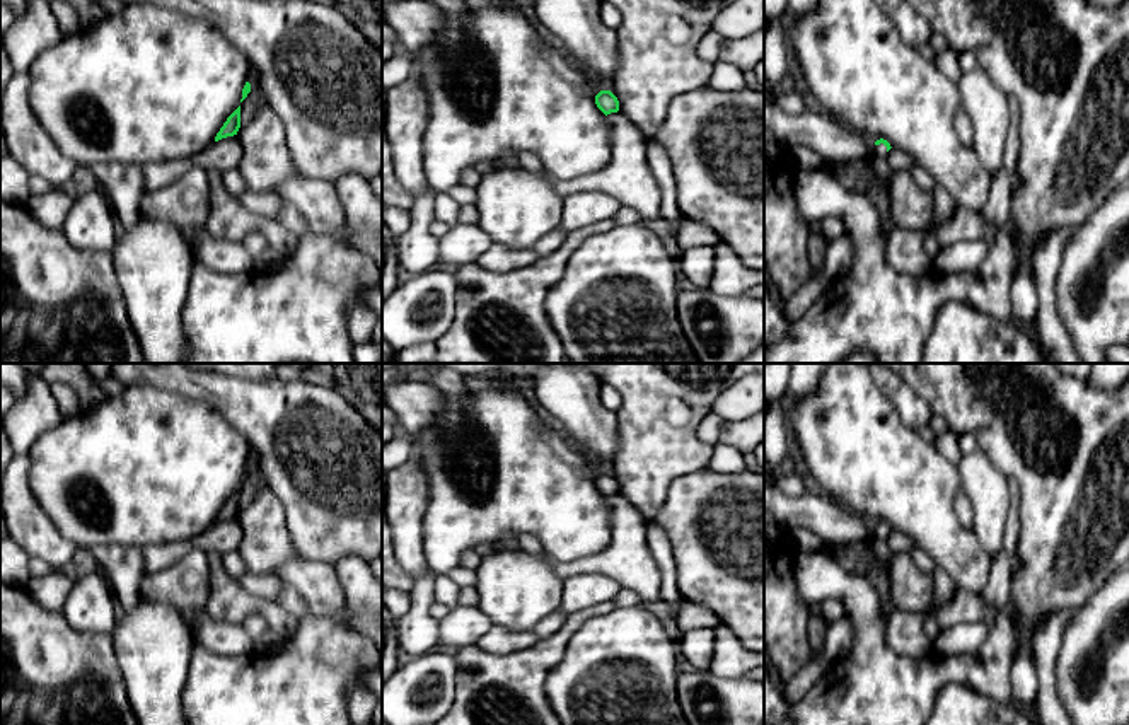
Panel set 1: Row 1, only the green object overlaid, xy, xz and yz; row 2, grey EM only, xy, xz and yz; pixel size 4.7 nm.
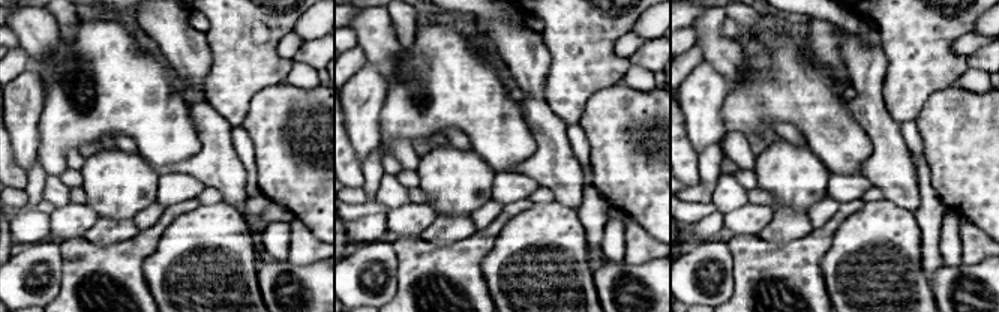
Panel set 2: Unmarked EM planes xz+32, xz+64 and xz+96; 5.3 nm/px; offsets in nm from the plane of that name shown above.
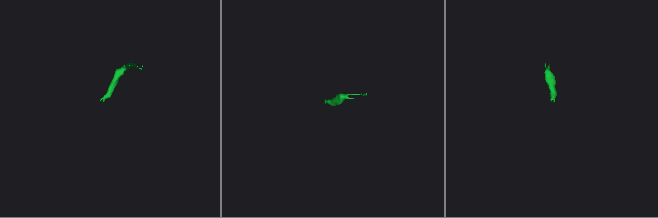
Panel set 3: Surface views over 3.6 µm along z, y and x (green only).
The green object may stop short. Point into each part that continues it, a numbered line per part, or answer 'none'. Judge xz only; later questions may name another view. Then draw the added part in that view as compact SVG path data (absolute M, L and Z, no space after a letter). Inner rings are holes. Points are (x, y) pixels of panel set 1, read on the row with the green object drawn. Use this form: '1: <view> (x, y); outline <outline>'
none

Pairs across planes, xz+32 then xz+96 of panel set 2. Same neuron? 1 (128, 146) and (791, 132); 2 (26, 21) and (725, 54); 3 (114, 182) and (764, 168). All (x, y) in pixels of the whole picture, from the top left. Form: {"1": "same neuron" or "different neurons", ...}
{"1": "same neuron", "2": "same neuron", "3": "same neuron"}

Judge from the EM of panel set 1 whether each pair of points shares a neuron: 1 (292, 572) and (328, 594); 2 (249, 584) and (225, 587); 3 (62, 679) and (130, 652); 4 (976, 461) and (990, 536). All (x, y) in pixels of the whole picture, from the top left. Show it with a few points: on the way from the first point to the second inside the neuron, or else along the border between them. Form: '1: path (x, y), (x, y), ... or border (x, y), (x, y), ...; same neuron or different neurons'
1: path (301, 574), (319, 587); same neuron
2: border (236, 580), (253, 594), (275, 603); different neurons
3: border (110, 635), (127, 696); different neurons
4: path (979, 480), (990, 495), (990, 517); same neuron

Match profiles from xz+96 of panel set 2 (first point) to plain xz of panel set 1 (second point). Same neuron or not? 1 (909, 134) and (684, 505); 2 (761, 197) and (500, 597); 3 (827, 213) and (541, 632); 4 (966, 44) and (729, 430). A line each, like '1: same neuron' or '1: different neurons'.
1: different neurons
2: different neurons
3: same neuron
4: different neurons

